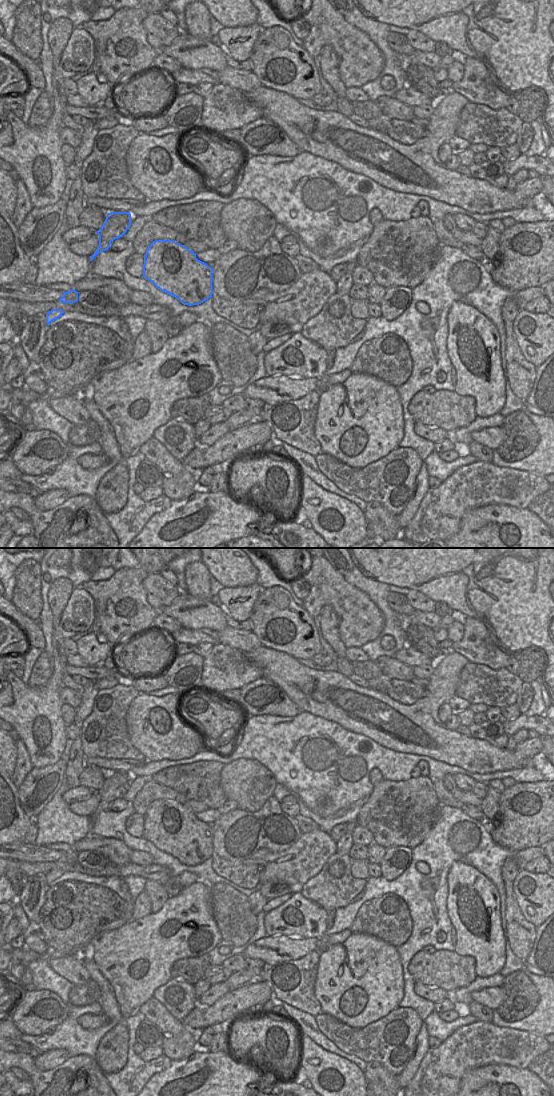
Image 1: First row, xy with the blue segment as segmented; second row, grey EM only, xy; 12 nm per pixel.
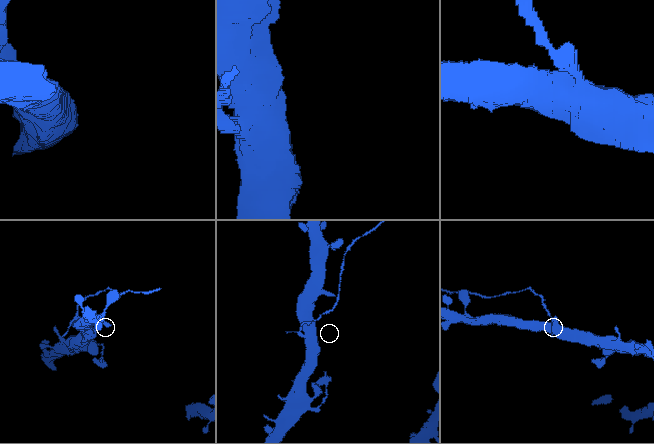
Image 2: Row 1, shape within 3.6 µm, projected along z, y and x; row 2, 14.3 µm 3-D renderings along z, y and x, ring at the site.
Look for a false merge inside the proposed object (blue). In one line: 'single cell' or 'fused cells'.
fused cells

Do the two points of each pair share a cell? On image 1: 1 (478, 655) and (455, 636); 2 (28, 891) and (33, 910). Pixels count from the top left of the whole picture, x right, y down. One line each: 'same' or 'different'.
1: different
2: same

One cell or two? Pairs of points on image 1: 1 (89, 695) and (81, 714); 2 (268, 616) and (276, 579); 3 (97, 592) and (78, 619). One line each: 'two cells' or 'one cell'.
1: one cell
2: two cells
3: two cells

